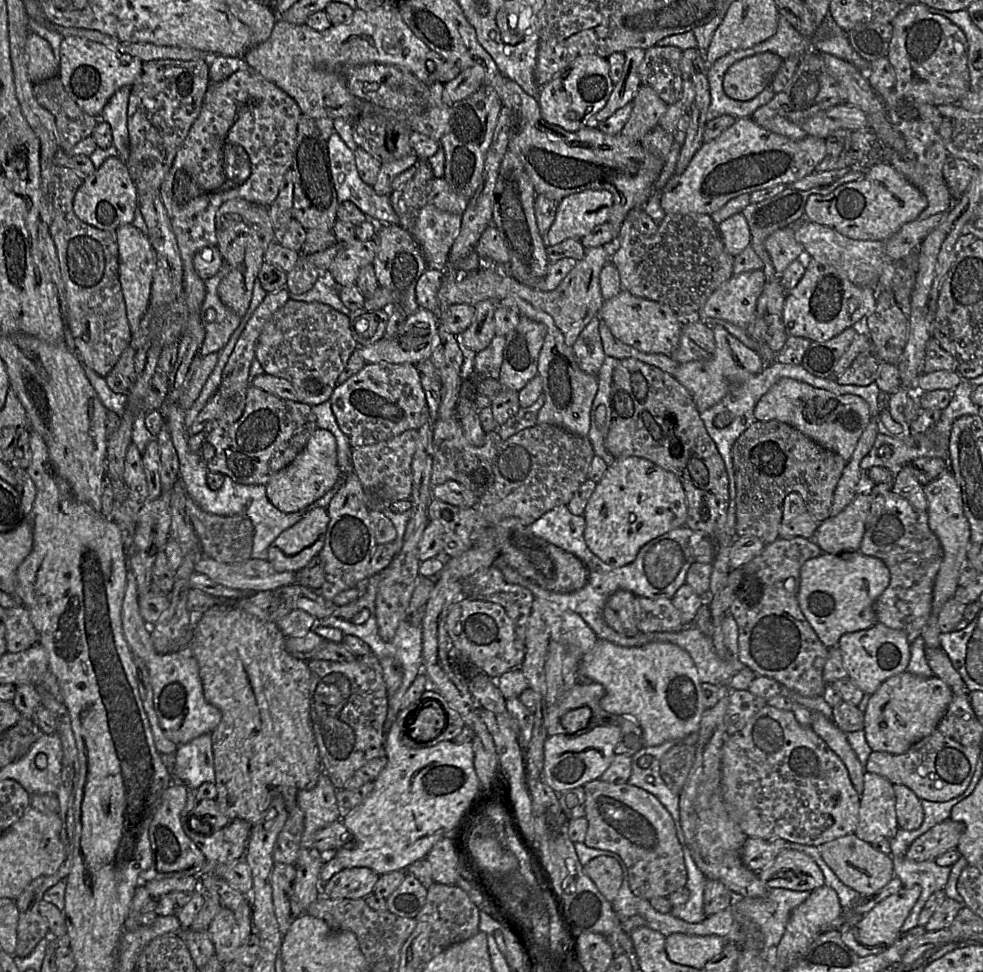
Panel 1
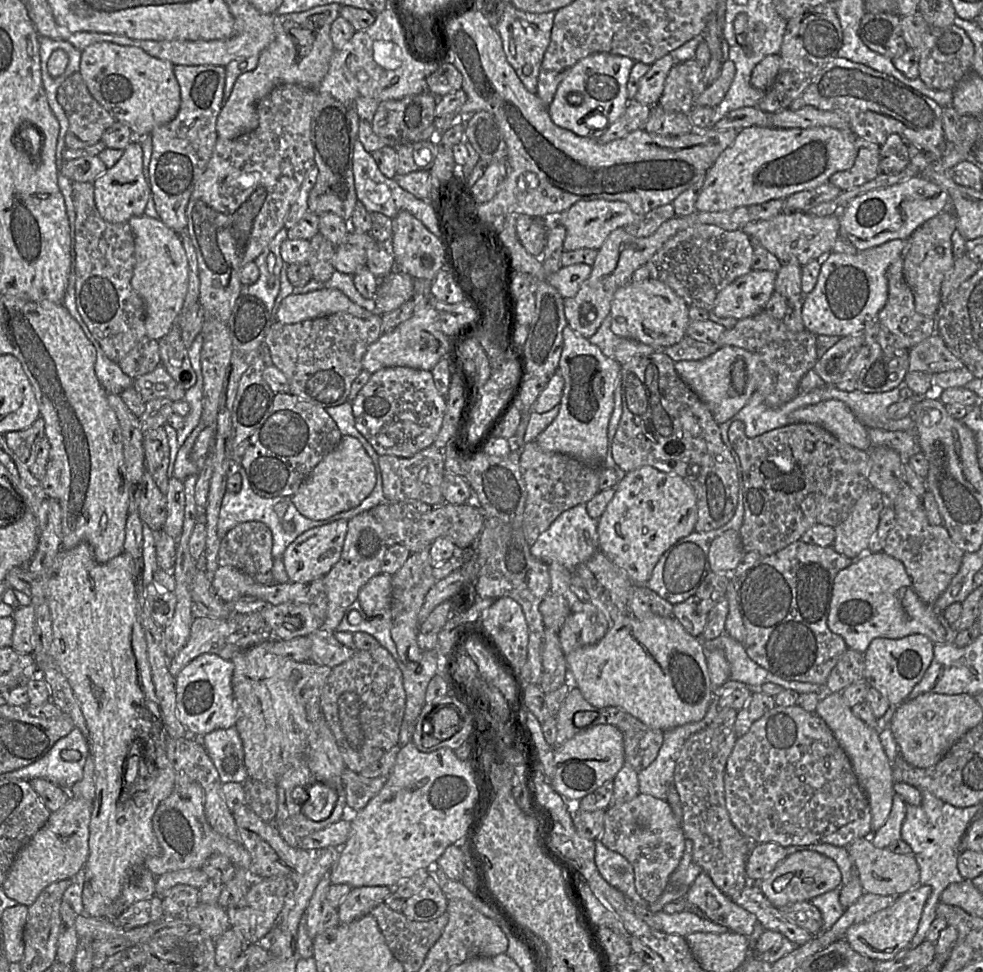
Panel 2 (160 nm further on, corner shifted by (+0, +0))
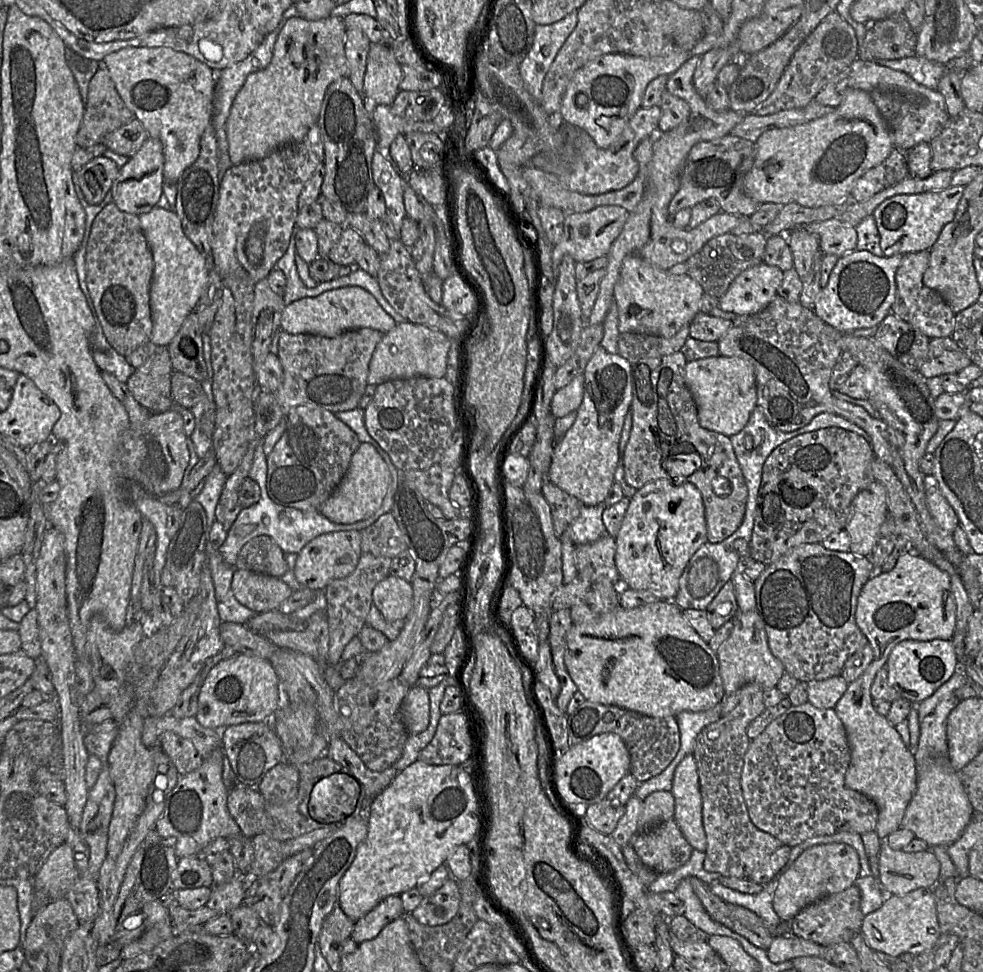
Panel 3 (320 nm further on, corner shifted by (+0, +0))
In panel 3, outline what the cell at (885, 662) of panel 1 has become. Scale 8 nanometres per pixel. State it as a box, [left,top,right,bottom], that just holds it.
[885,640,957,704]

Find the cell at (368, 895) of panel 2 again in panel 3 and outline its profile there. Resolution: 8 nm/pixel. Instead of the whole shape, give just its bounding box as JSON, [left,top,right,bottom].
[351,895,405,943]

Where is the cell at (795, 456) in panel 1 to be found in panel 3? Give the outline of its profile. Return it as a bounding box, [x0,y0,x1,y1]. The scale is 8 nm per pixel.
[748,427,875,565]

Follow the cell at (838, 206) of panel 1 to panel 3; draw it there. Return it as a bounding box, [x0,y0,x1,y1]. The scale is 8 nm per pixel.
[872,186,965,256]

